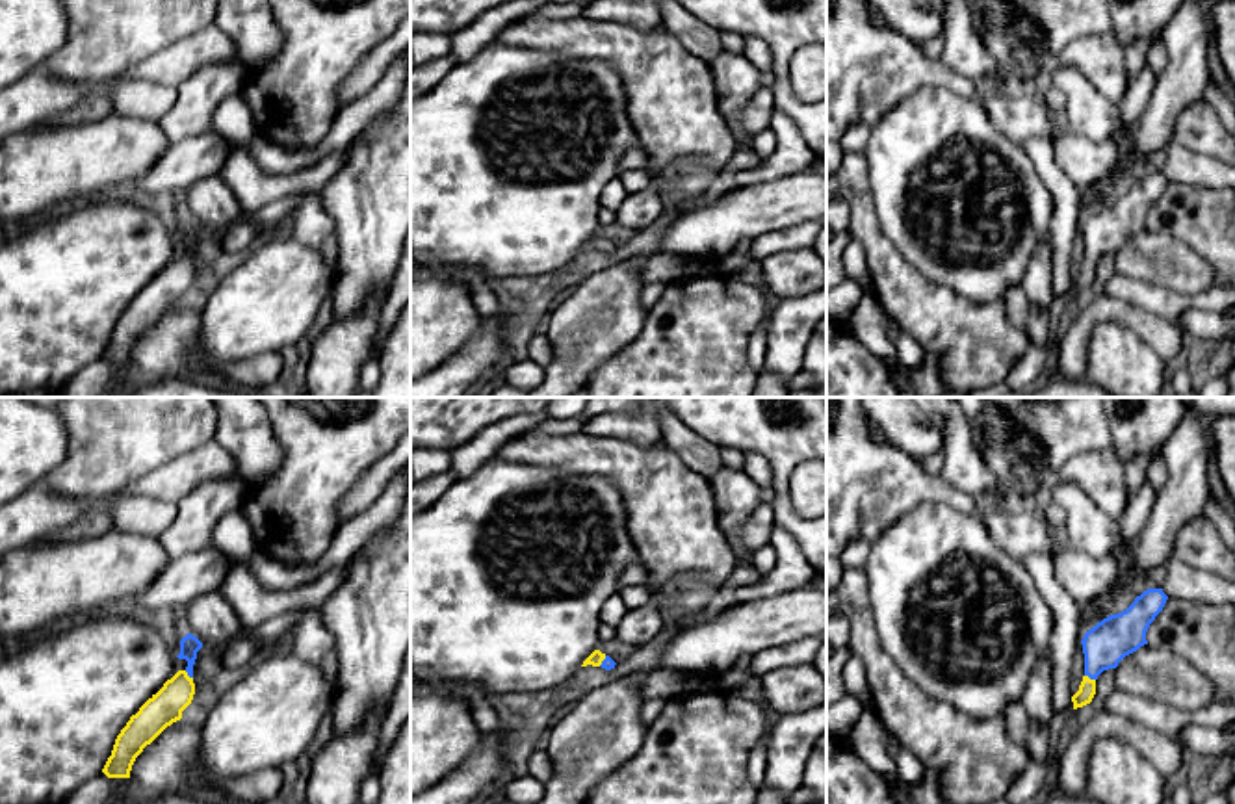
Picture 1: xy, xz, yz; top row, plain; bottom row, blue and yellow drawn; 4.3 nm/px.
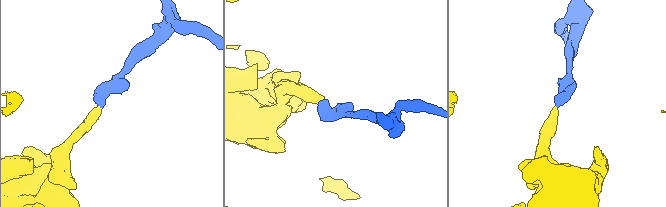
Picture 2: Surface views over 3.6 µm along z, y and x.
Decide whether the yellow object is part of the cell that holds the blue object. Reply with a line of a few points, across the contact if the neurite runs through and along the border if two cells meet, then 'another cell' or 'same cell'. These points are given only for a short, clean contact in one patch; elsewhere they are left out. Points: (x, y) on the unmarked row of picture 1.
line yz (1109, 225), (1096, 244), (1091, 262), (1087, 273); same cell

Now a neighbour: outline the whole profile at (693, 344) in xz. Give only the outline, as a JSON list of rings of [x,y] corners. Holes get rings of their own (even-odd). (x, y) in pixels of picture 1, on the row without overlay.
[[[680,277],[665,284],[641,332],[591,373],[587,397],[752,397],[758,373],[747,360],[747,344],[771,306],[761,286],[735,277]]]

